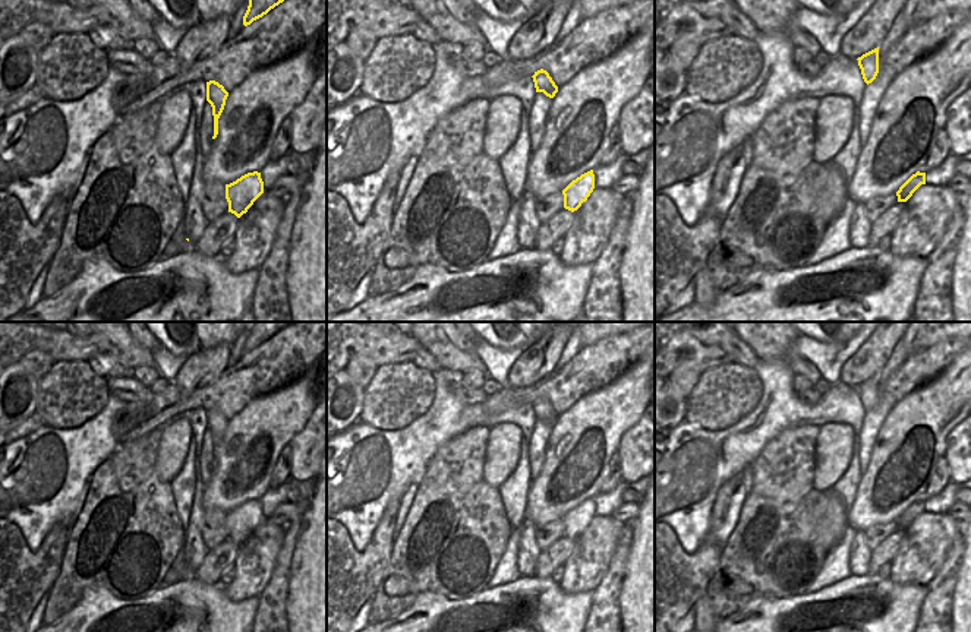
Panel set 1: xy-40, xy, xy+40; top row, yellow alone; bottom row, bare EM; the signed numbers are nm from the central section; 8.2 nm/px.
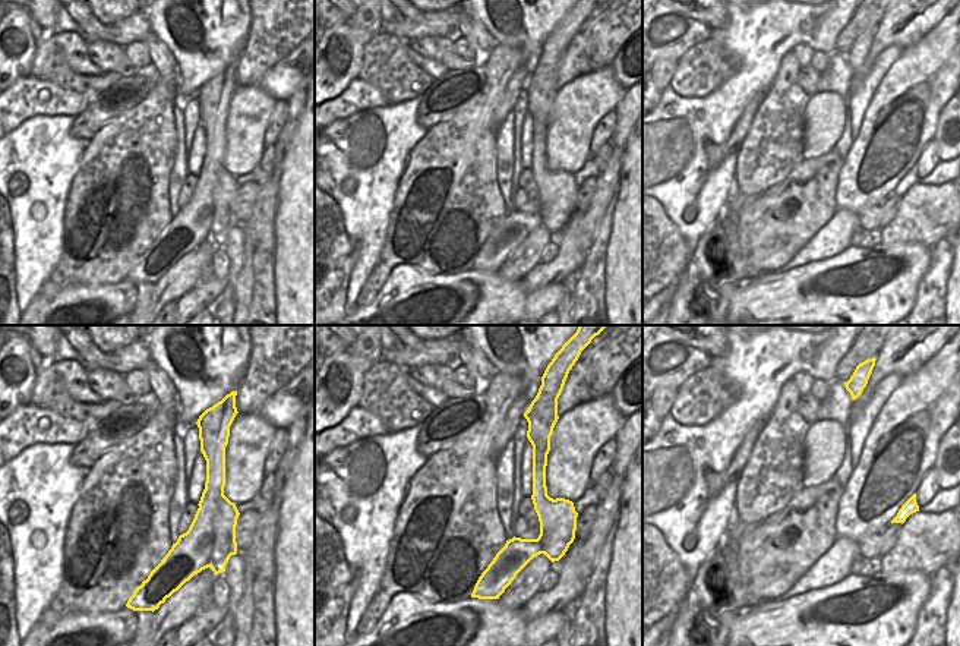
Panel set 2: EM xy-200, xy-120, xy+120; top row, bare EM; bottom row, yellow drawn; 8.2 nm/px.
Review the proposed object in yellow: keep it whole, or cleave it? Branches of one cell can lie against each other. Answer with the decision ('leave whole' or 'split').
split

